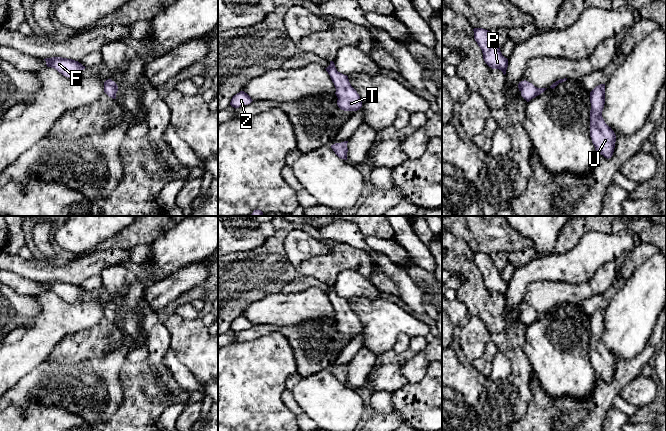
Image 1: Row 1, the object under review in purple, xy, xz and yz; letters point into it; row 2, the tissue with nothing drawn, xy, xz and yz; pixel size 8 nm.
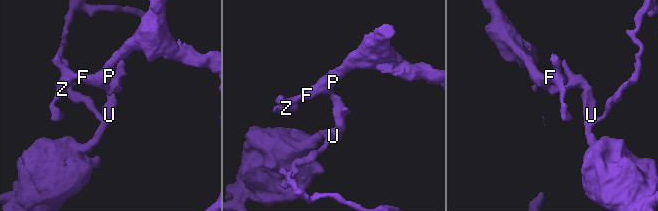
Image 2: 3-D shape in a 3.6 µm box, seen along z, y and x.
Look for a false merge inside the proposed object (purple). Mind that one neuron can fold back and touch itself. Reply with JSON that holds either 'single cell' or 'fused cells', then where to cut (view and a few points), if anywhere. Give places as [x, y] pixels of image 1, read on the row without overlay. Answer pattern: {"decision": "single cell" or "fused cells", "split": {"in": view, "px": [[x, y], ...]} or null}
{"decision": "single cell", "split": null}

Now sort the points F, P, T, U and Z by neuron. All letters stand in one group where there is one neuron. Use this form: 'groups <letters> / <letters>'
groups F P T U Z

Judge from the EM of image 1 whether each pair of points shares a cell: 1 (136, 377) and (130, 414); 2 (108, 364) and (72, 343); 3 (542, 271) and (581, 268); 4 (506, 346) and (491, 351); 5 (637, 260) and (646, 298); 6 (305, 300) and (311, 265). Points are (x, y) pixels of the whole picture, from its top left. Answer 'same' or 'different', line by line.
1: same
2: same
3: same
4: different
5: different
6: different

